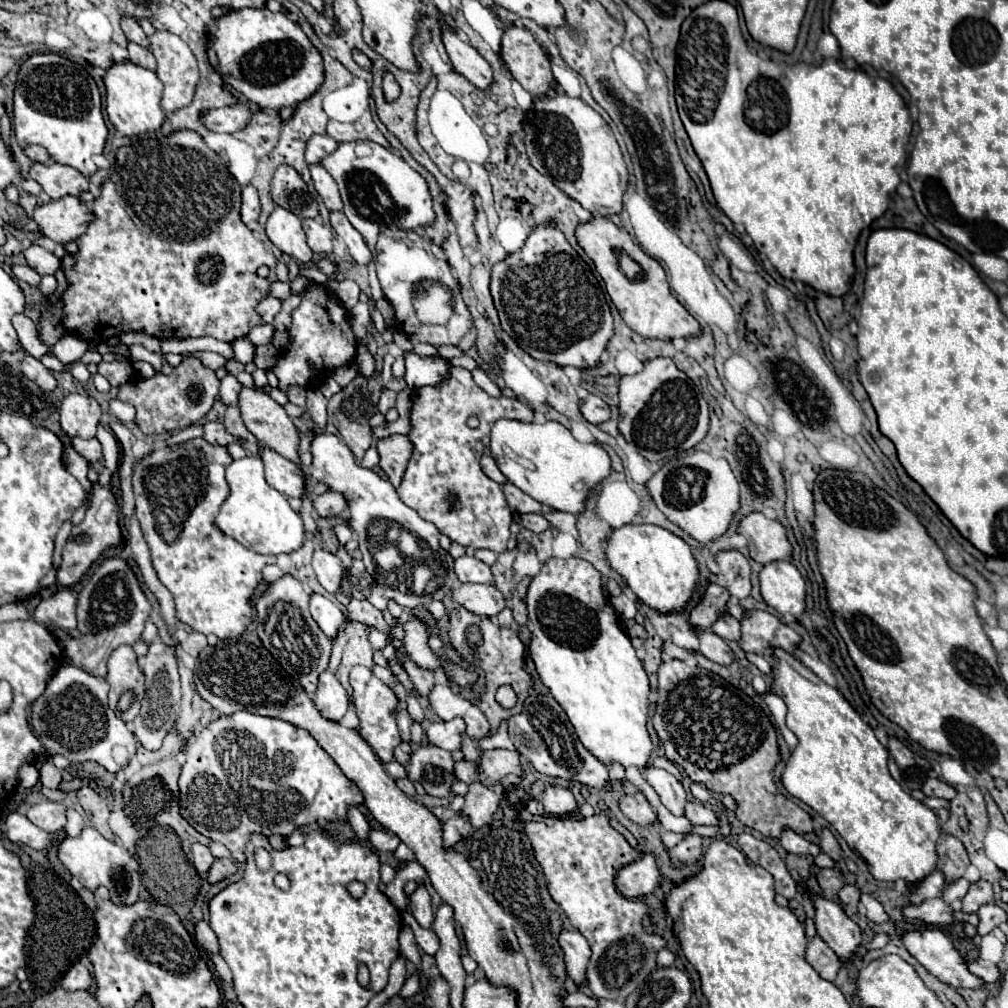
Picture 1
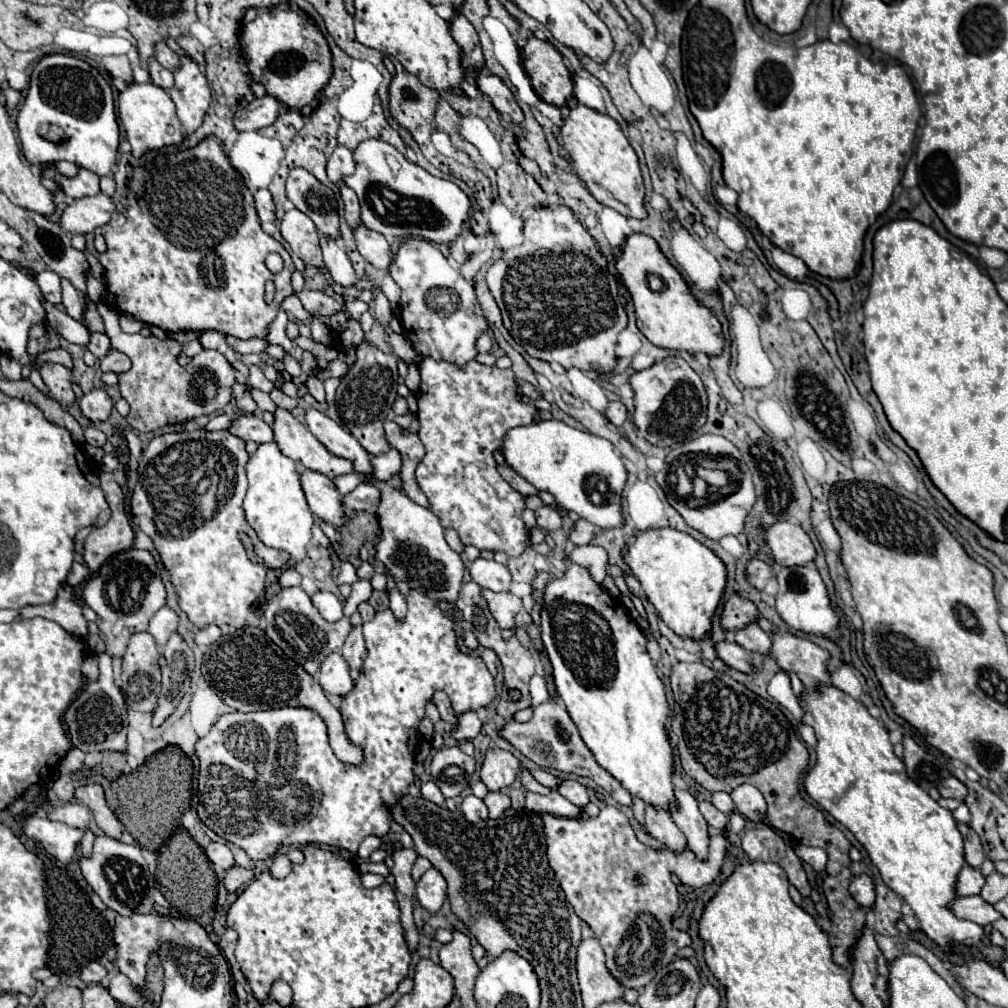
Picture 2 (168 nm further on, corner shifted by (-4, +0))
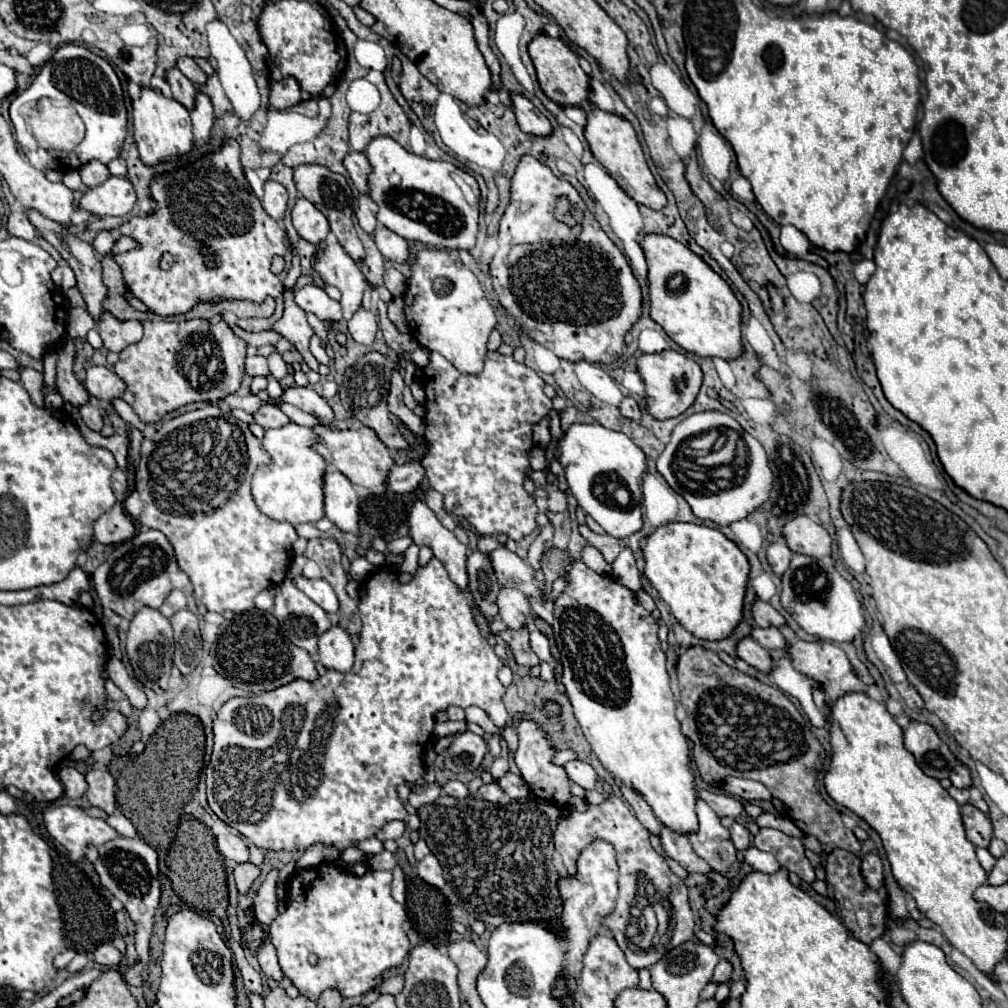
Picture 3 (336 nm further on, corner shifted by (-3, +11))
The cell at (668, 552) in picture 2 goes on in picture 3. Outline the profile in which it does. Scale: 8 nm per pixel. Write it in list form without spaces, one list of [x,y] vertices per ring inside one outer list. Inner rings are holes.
[[[672,522],[656,528],[656,532],[646,538],[644,558],[646,558],[644,574],[648,576],[650,584],[658,590],[662,600],[670,606],[676,620],[688,632],[704,640],[722,640],[734,632],[734,628],[740,624],[744,616],[744,596],[750,574],[750,562],[744,556],[744,552],[736,546],[736,542],[728,540],[716,528]]]

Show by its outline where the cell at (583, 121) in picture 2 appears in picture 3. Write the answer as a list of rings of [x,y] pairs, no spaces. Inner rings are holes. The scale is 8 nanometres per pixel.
[[[598,108],[588,112],[588,124],[586,124],[586,140],[590,144],[590,150],[594,154],[594,158],[618,180],[622,182],[620,186],[626,190],[626,194],[630,198],[634,198],[638,204],[644,204],[652,210],[662,210],[666,206],[666,196],[664,192],[658,188],[648,164],[644,162],[644,152],[642,146],[636,138],[636,132],[632,128],[632,124],[618,116],[618,114],[608,114],[602,112]]]

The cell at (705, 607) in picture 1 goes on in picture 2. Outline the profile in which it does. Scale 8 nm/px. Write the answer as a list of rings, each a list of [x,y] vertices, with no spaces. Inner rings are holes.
[[[733,593],[733,595],[723,603],[721,627],[723,627],[725,631],[733,633],[733,631],[745,627],[747,623],[751,623],[751,621],[755,621],[755,619],[757,619],[757,607],[755,607],[749,599]]]

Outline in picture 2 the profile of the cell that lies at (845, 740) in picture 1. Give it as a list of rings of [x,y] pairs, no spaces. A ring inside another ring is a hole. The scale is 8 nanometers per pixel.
[[[827,685],[823,693],[803,691],[799,703],[803,705],[803,725],[811,725],[817,737],[817,763],[803,777],[807,795],[857,837],[857,841],[865,847],[871,863],[879,869],[885,885],[911,905],[915,917],[919,919],[919,927],[927,933],[929,939],[947,951],[953,943],[963,943],[967,947],[977,945],[983,939],[983,927],[971,921],[961,921],[947,909],[949,901],[955,899],[953,885],[957,873],[965,865],[963,837],[957,831],[957,823],[951,811],[939,807],[937,801],[927,795],[927,791],[921,791],[921,787],[907,777],[903,761],[893,755],[887,729],[879,725],[879,721],[873,719],[857,699],[833,685]]]

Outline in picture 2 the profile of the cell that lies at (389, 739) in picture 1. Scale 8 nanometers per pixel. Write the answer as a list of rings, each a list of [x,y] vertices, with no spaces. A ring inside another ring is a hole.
[[[411,591],[409,597],[407,597],[407,605],[409,605],[409,611],[407,611],[407,617],[403,621],[397,621],[393,617],[393,613],[387,609],[387,611],[377,613],[373,621],[363,623],[363,635],[365,635],[365,643],[367,643],[369,653],[367,653],[367,659],[363,661],[357,685],[353,687],[353,691],[347,697],[343,697],[343,703],[341,703],[341,715],[343,715],[347,736],[353,744],[363,747],[364,760],[361,765],[355,767],[355,765],[341,763],[335,757],[333,749],[329,747],[327,729],[325,729],[323,719],[317,713],[313,713],[311,709],[303,709],[303,707],[301,709],[283,707],[283,709],[269,709],[269,711],[255,711],[255,713],[229,713],[229,715],[219,717],[219,721],[213,725],[209,735],[197,741],[197,745],[195,745],[195,755],[199,759],[199,781],[197,781],[199,783],[199,787],[197,787],[199,789],[199,805],[197,805],[197,815],[213,833],[227,839],[233,845],[241,847],[247,853],[247,857],[251,857],[251,859],[269,859],[269,857],[275,855],[275,851],[281,851],[283,847],[299,847],[299,845],[309,845],[309,843],[329,845],[329,847],[335,847],[335,849],[347,849],[351,853],[357,853],[357,847],[361,845],[363,837],[367,837],[367,835],[379,835],[381,837],[381,835],[385,835],[389,831],[391,815],[389,815],[387,807],[391,803],[395,803],[407,791],[407,785],[413,783],[413,779],[415,779],[415,775],[413,775],[413,763],[415,763],[413,761],[413,749],[415,749],[415,743],[421,739],[419,733],[417,733],[417,723],[425,717],[425,703],[431,701],[433,691],[443,689],[449,695],[455,713],[463,713],[463,711],[469,711],[469,709],[471,711],[481,709],[481,707],[489,705],[495,699],[495,683],[493,683],[493,675],[489,673],[487,665],[483,663],[481,657],[471,657],[471,655],[465,655],[465,653],[461,653],[457,649],[453,623],[435,605],[435,601],[429,599],[429,597],[423,597],[417,591]]]

